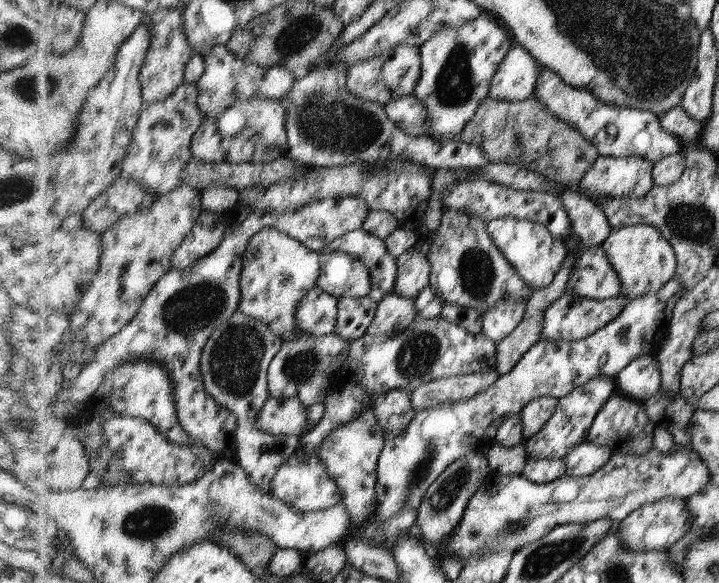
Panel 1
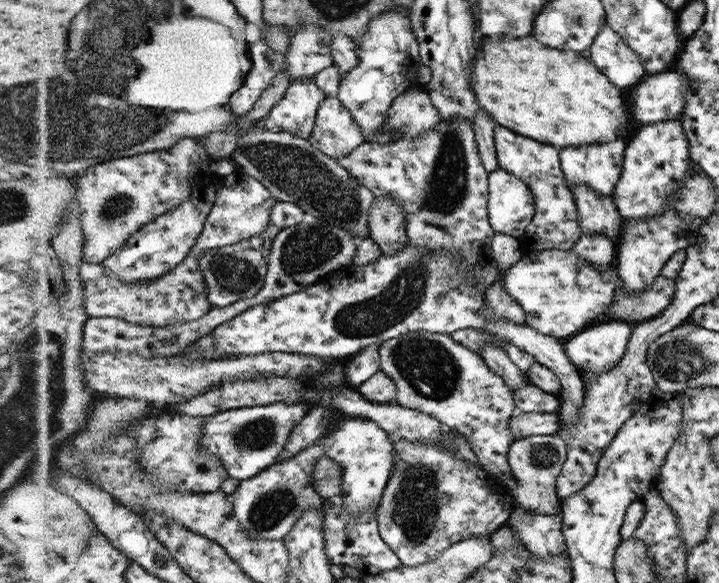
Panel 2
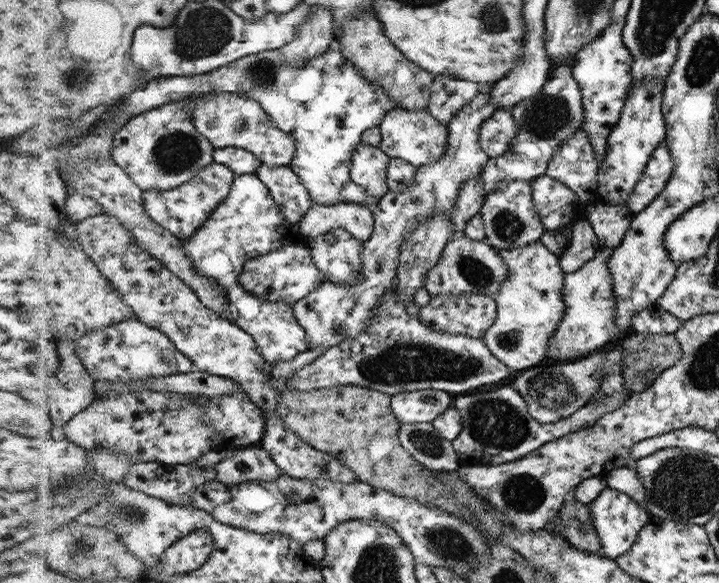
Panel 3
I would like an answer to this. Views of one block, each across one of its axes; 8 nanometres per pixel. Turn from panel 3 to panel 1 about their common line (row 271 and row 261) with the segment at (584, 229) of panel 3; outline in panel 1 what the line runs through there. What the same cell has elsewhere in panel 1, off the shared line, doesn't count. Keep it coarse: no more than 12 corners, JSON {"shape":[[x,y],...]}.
{"shape":[[566,255],[553,284],[535,290],[525,318],[496,345],[499,376],[536,344],[544,312],[566,292],[574,256]]}

